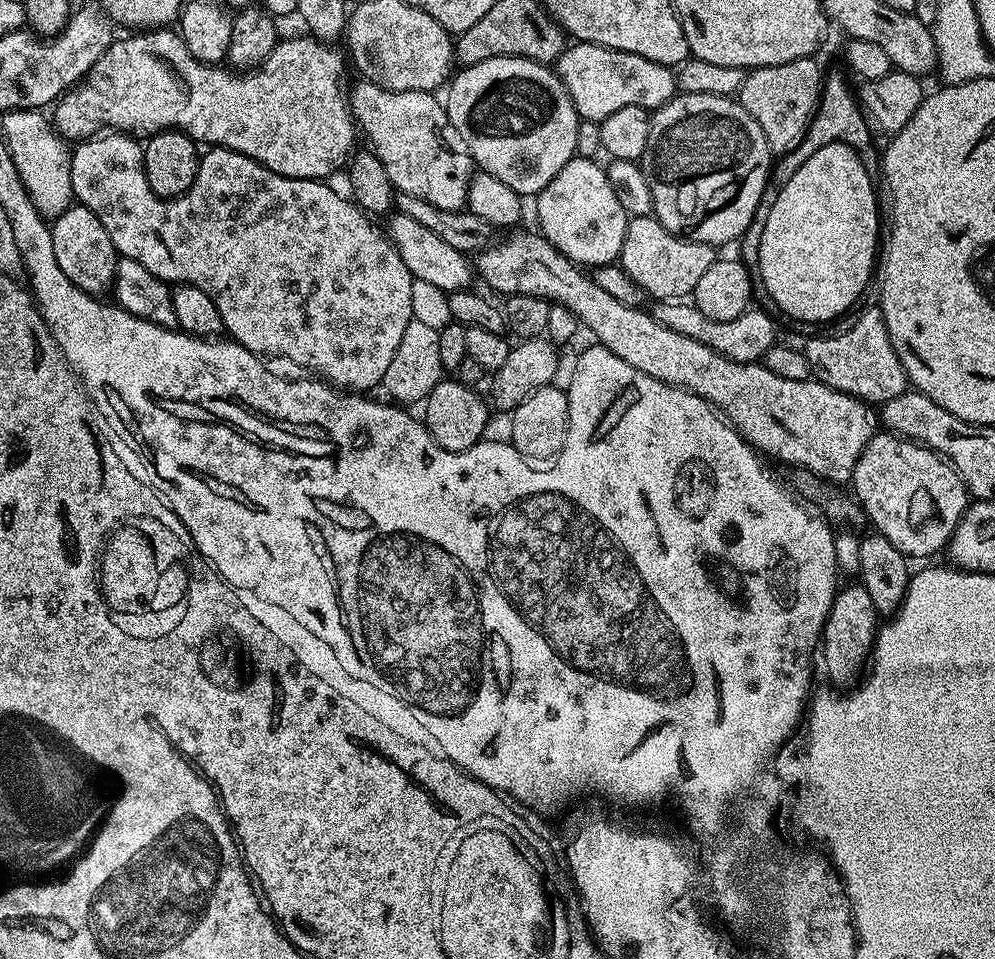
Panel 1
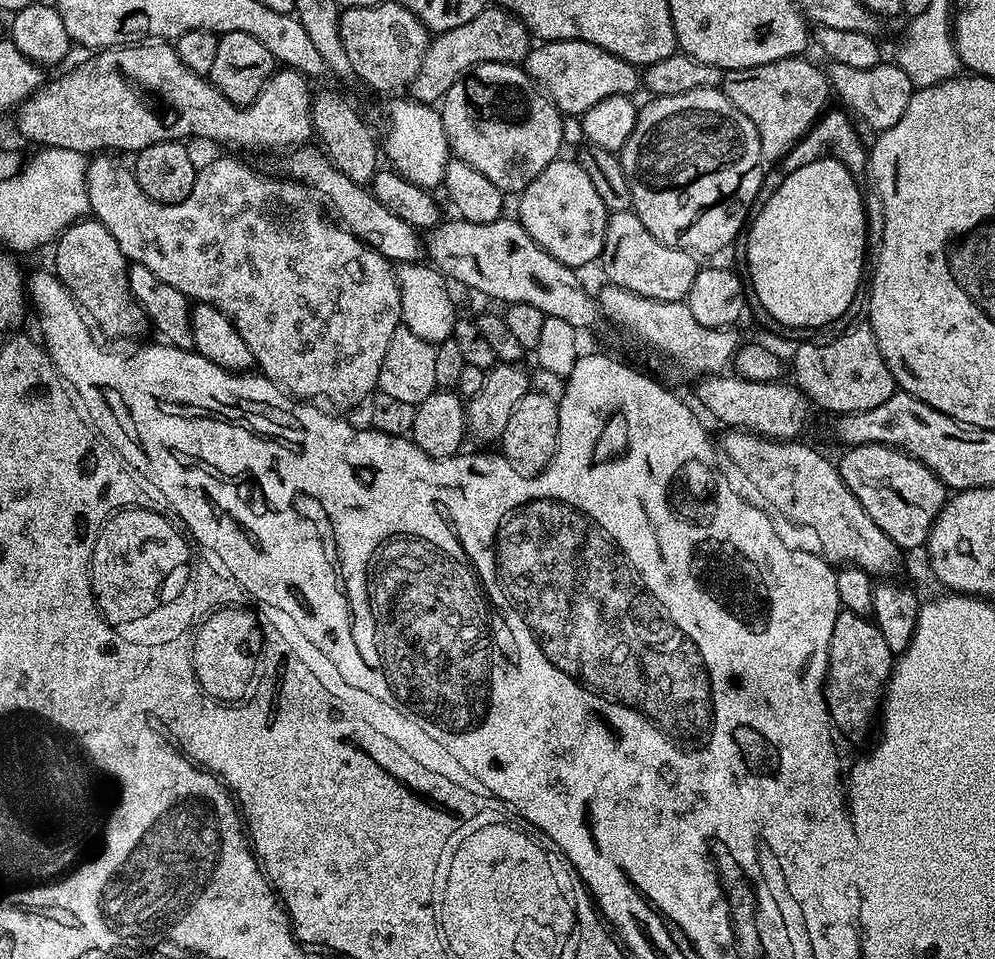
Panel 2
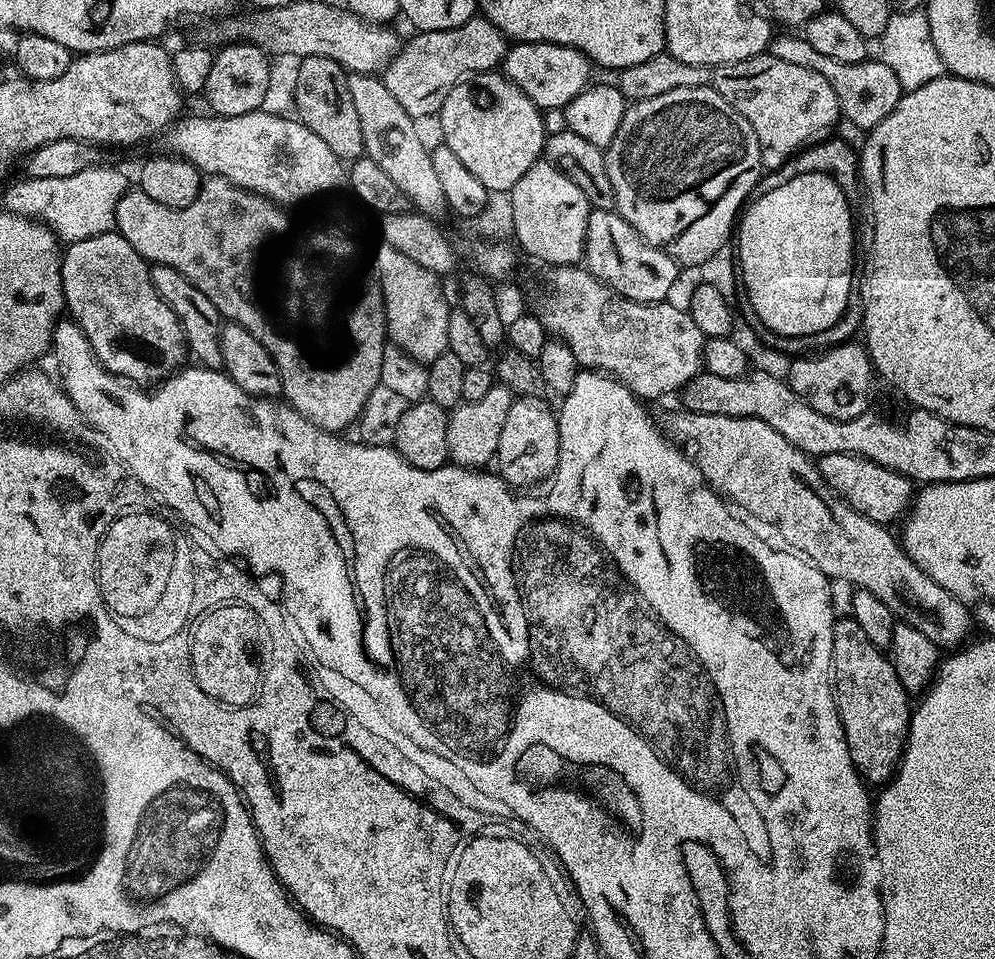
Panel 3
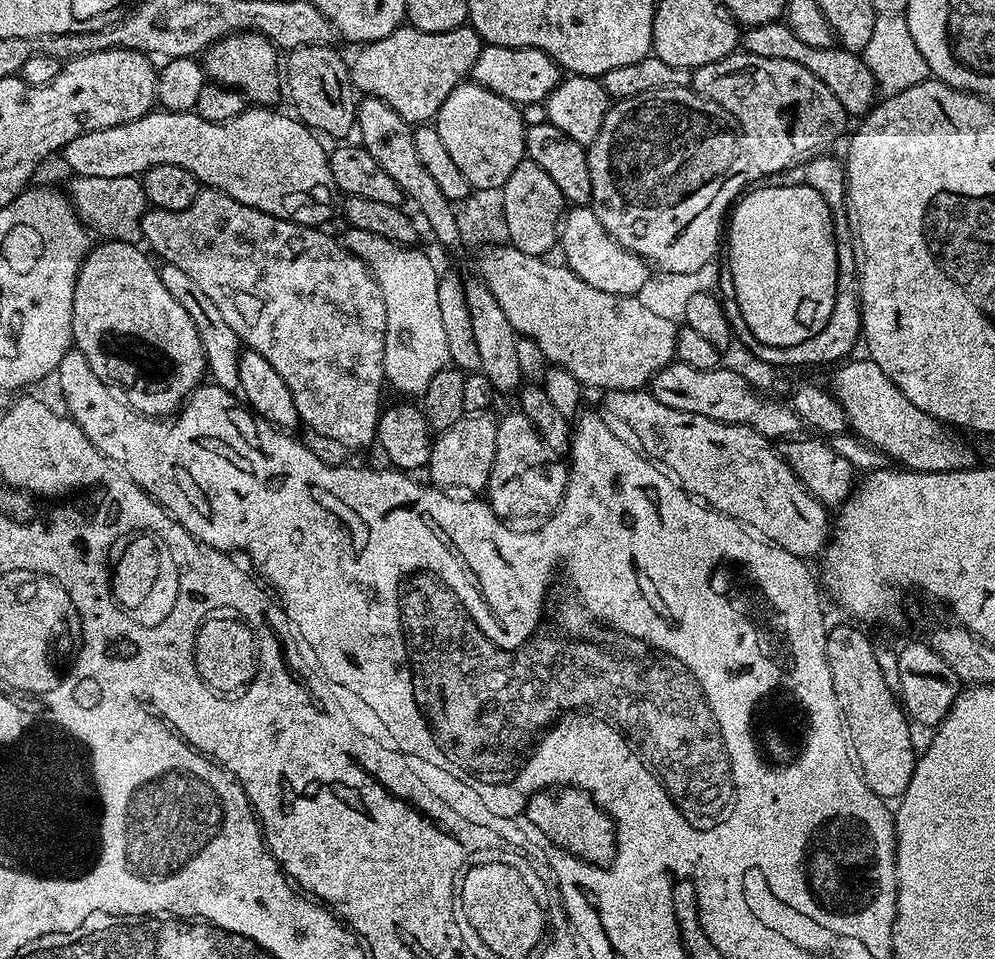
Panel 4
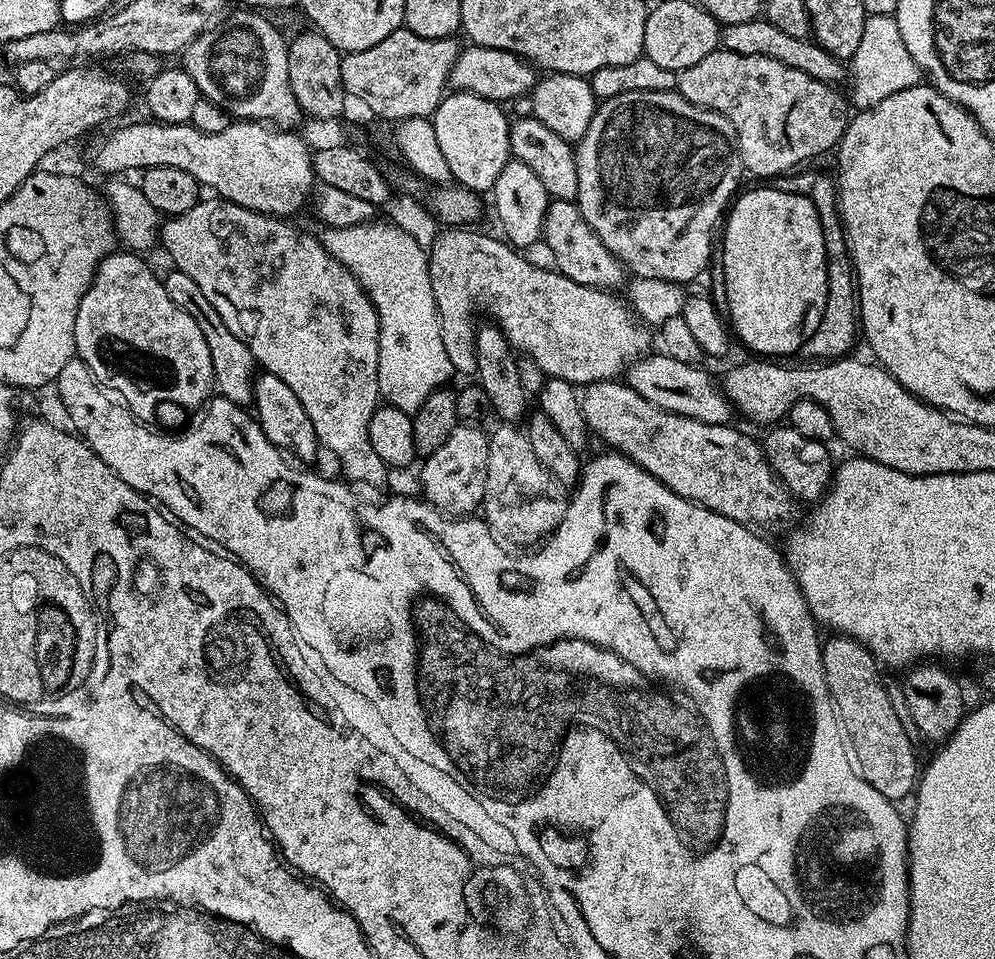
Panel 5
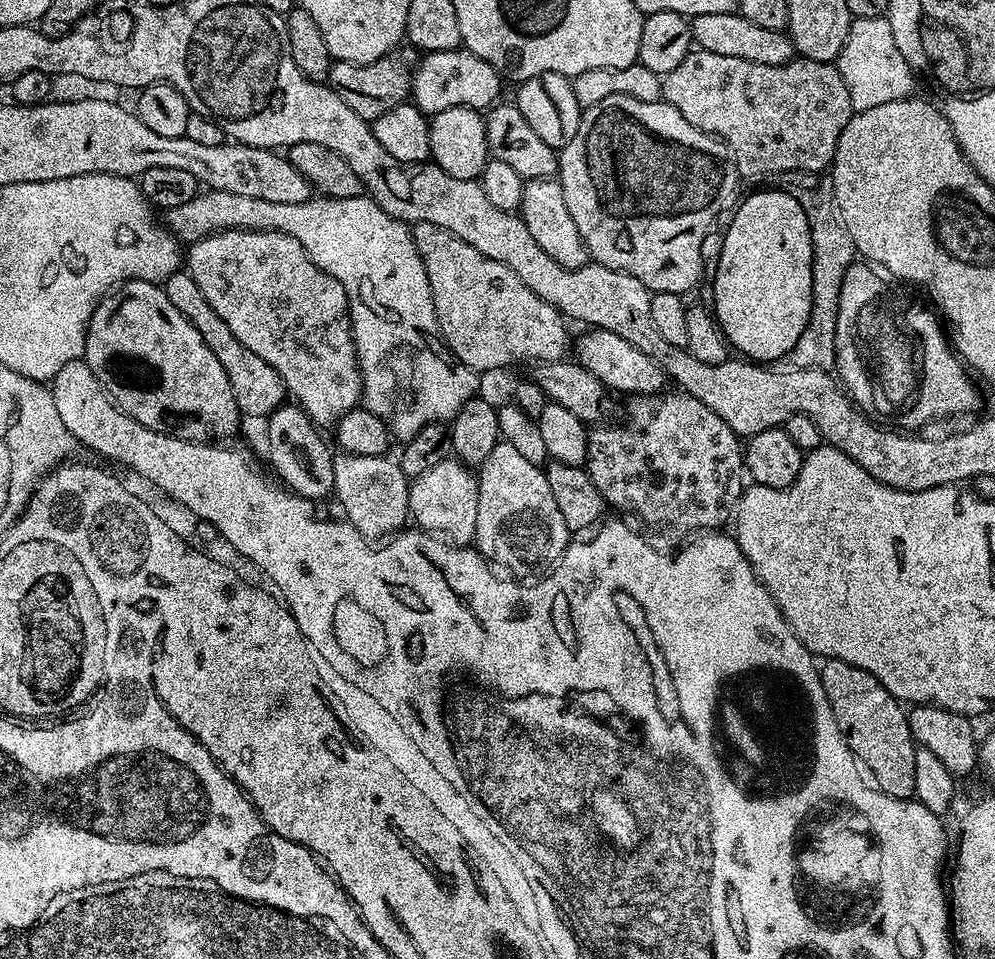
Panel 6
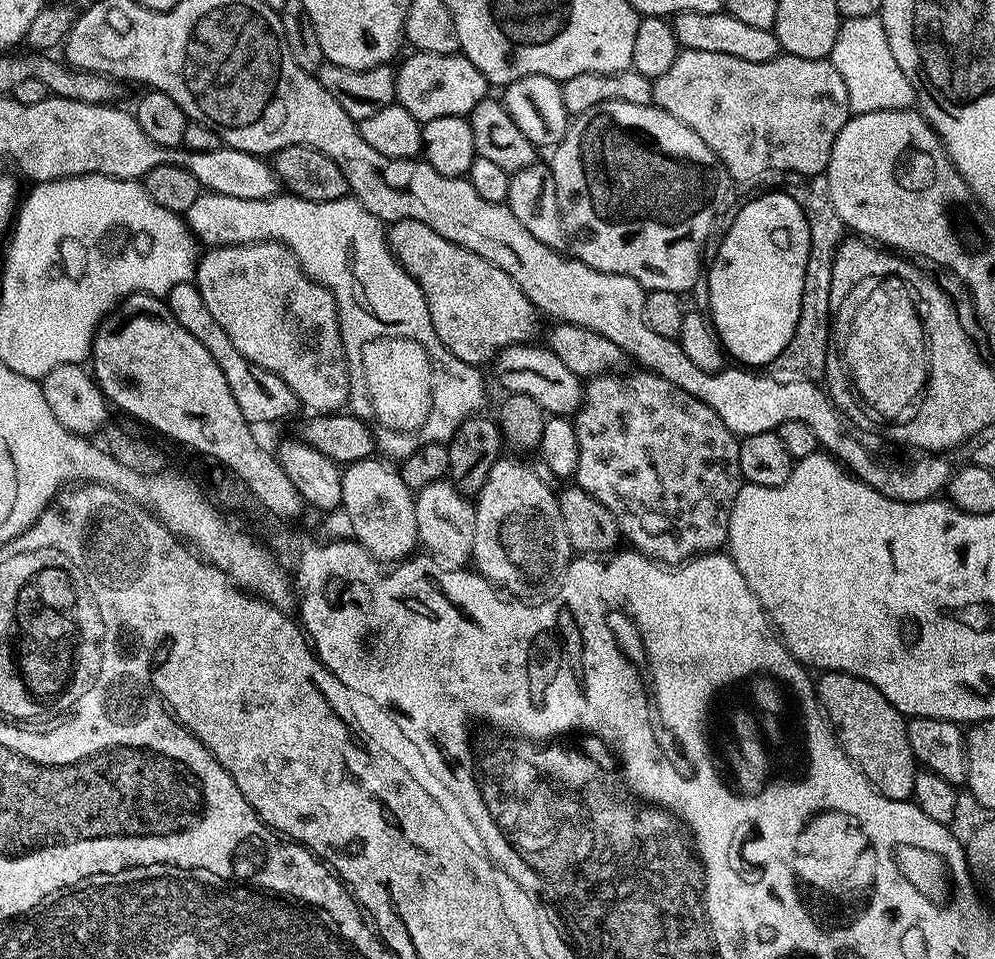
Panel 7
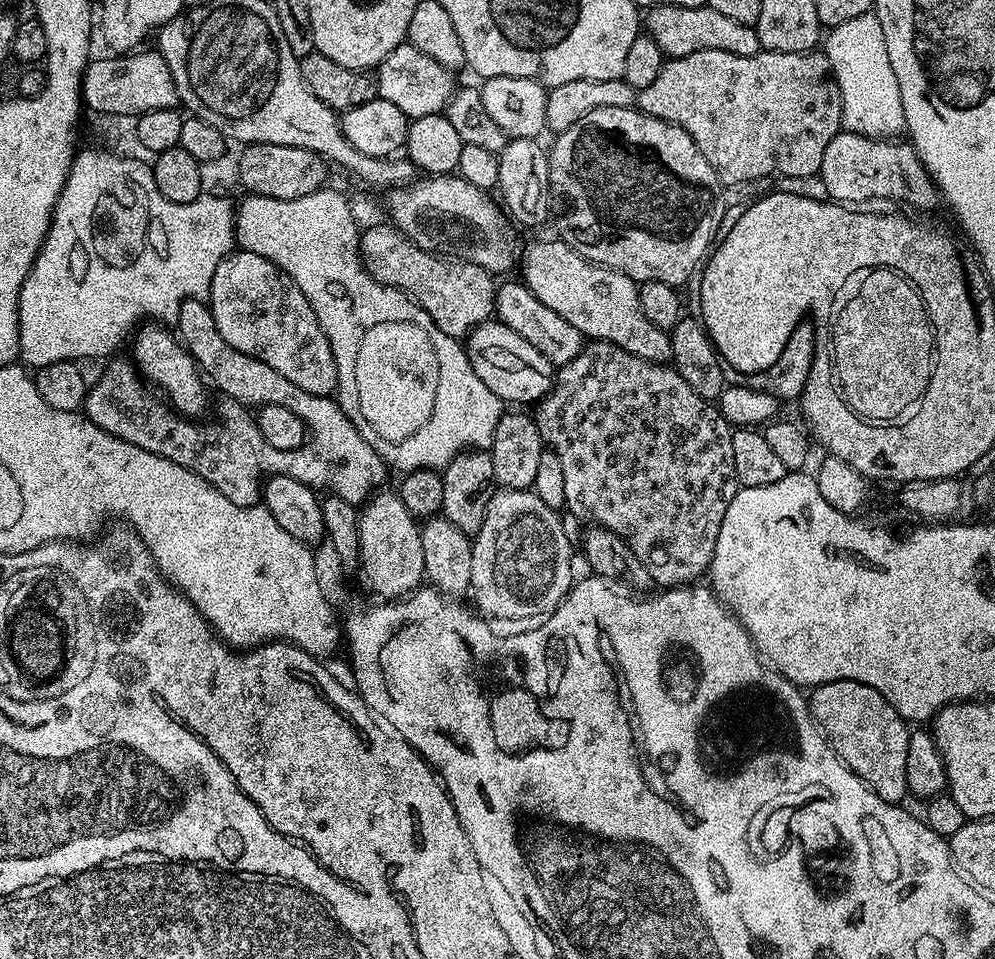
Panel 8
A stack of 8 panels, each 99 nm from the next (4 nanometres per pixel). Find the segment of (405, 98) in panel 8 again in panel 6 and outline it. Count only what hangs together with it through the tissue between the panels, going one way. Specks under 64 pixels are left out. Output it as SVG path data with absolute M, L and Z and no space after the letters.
M461 46L429 52L423 57L412 79L412 96L416 107L425 114L435 114L451 108L488 110L501 99L500 83L502 77L490 62L478 58Z

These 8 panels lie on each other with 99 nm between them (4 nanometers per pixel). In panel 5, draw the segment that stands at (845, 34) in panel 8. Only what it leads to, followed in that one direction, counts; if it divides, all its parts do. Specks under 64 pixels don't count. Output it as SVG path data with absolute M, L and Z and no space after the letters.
M895 15L868 16L865 19L858 50L854 50L850 61L850 80L851 76L850 104L856 110L877 106L890 95L921 83L922 73L914 58L910 58L906 42L902 42L902 30L898 30Z

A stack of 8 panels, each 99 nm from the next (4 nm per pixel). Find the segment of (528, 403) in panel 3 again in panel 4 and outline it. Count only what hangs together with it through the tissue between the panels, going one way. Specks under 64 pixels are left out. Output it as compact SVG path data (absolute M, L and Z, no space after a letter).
M513 410L504 417L501 415L496 429L498 446L486 489L488 503L505 522L517 522L527 516L551 516L564 497L569 469L556 461L557 453L549 448L526 413Z

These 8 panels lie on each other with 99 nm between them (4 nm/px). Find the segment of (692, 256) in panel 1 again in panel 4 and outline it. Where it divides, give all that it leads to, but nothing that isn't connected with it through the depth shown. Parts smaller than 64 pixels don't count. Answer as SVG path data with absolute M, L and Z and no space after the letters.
M572 206L567 209L566 217L563 219L562 227L558 233L559 251L564 251L563 263L586 286L594 286L594 290L606 290L606 294L618 294L619 296L636 296L646 286L650 275L650 265L641 256L635 256L633 252L626 249L602 226L598 220L598 214L594 214L591 206Z

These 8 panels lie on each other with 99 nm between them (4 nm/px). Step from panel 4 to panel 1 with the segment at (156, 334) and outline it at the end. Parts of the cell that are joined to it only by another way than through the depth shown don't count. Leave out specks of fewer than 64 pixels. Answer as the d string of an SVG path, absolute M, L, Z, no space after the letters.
M76 202L63 214L55 217L50 224L54 238L54 258L58 258L58 266L62 266L62 274L74 282L83 292L100 298L112 287L112 279L116 273L118 253L114 242L110 242L110 234L106 234L106 226L94 218L94 214L85 204Z

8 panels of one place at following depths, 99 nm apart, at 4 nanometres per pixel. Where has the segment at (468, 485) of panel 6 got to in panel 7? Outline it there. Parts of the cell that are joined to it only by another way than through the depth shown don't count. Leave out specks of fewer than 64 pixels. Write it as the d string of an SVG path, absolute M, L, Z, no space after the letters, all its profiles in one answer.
M442 479L415 493L416 534L423 551L431 556L440 568L460 570L464 563L472 560L474 550L474 530L476 529L476 509L473 503L461 496L456 488Z

